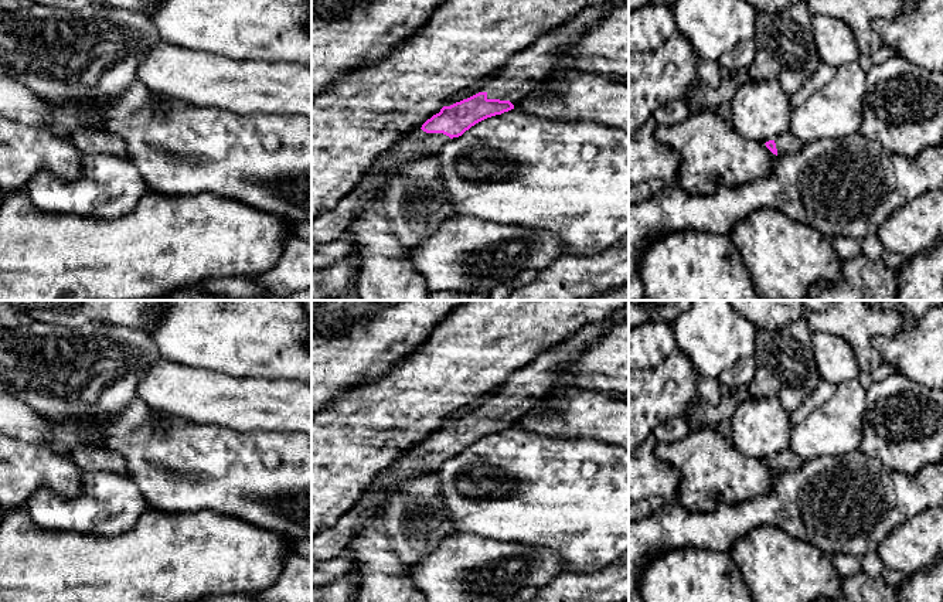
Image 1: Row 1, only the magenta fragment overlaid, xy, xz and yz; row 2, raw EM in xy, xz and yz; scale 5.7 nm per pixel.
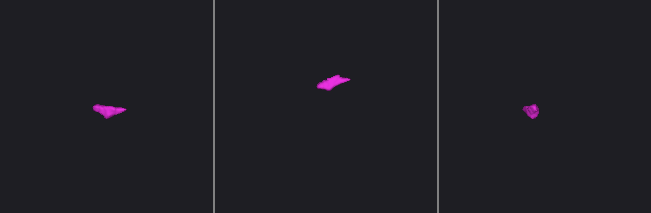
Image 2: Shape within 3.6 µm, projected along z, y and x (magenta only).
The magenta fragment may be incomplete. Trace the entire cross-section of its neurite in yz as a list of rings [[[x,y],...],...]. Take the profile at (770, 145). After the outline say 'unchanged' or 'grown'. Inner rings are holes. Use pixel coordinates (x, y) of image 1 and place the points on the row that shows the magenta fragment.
[[[790,130],[782,133],[775,140],[766,142],[765,144],[776,156],[797,153],[804,146],[804,143],[800,142]]]; grown

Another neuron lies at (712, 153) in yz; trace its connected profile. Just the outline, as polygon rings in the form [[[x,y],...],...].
[[[704,109],[691,112],[677,125],[657,125],[654,136],[674,150],[681,159],[677,184],[690,194],[709,195],[719,187],[738,187],[772,174],[776,154],[765,143],[741,136],[715,112]]]

